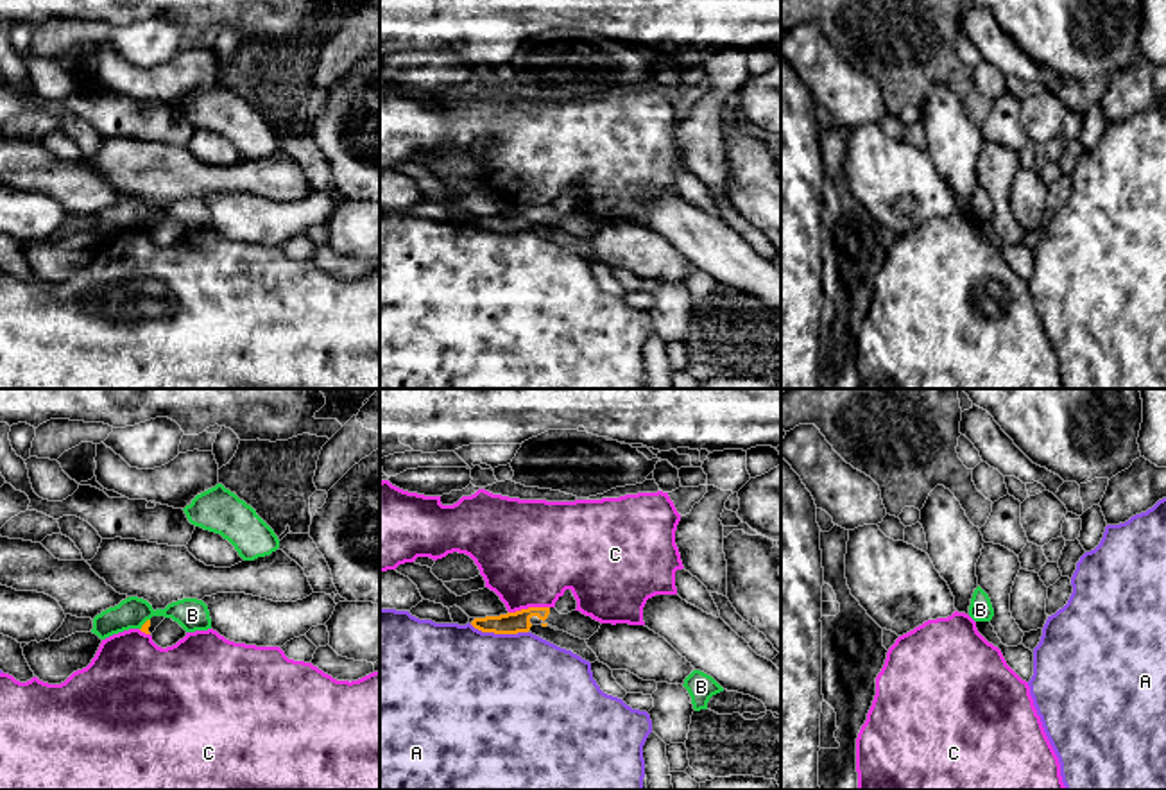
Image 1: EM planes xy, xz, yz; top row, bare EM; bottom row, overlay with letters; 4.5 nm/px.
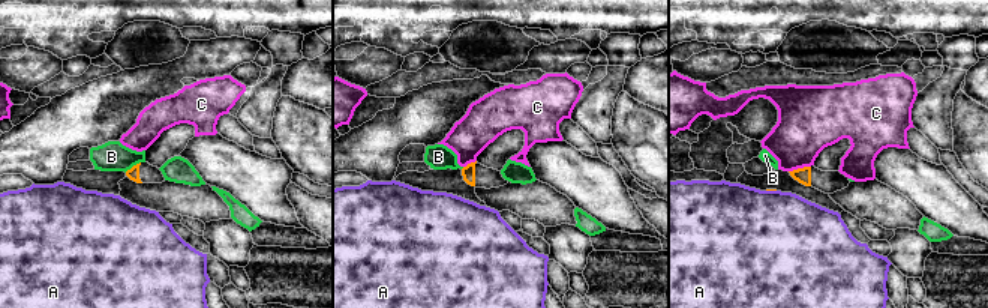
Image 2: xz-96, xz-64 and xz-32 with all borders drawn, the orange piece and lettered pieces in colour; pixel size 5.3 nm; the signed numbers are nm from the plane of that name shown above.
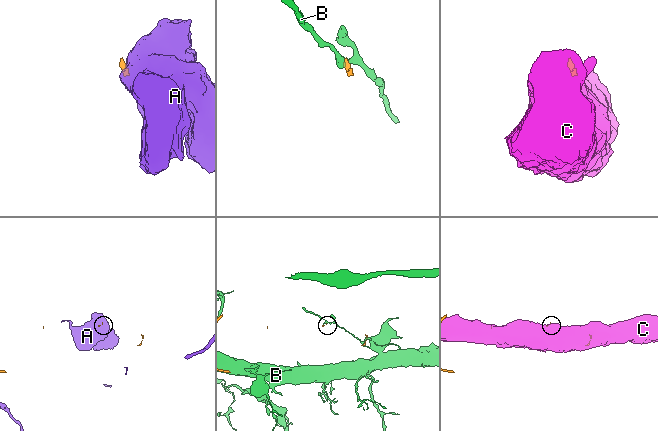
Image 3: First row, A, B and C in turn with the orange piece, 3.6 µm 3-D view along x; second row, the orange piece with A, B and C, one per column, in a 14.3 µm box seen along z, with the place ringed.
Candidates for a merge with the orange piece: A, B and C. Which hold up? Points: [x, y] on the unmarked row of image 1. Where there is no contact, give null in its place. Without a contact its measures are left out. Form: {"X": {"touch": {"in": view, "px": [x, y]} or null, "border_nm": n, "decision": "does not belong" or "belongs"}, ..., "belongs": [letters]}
{"A": {"touch": {"in": "xz", "px": [498, 231]}, "border_nm": 260, "decision": "does not belong"}, "B": {"touch": {"in": "xy", "px": [144, 223]}, "border_nm": 70, "decision": "does not belong"}, "C": {"touch": {"in": "xz", "px": [529, 206]}, "border_nm": 190, "decision": "does not belong"}, "belongs": []}

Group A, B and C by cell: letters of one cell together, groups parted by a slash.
A / B / C

